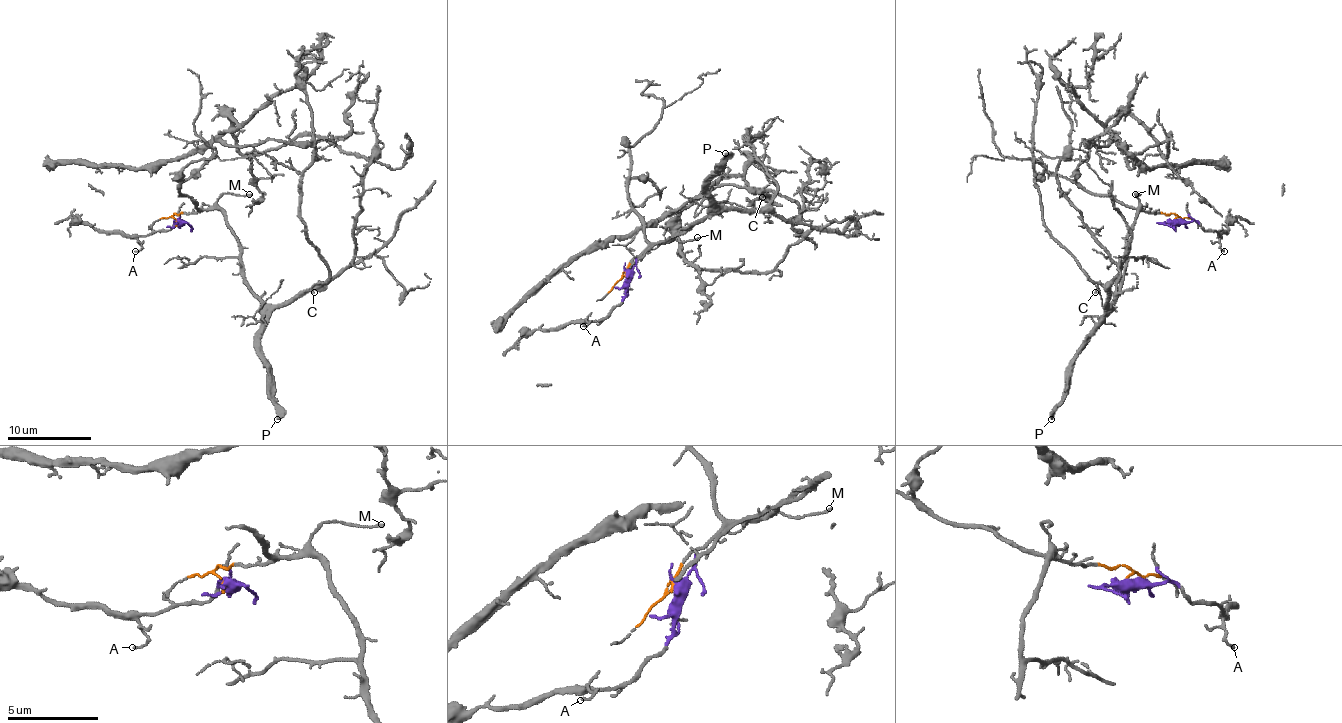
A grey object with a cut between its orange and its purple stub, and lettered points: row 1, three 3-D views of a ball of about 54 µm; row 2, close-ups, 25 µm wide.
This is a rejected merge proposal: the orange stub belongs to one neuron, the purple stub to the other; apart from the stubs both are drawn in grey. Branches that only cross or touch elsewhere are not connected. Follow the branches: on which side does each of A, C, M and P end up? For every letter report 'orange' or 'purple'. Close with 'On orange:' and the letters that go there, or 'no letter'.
A: purple
C: orange
M: orange
P: orange
On orange: C, M, P

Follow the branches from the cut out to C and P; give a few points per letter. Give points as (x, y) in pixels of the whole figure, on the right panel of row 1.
C: (1171, 223), (1173, 213), (1141, 208), (1116, 295), (1107, 305), (1107, 290), (1099, 284), (1095, 293)
P: (1171, 223), (1173, 213), (1137, 213), (1112, 312), (1080, 350), (1067, 394), (1051, 419)

